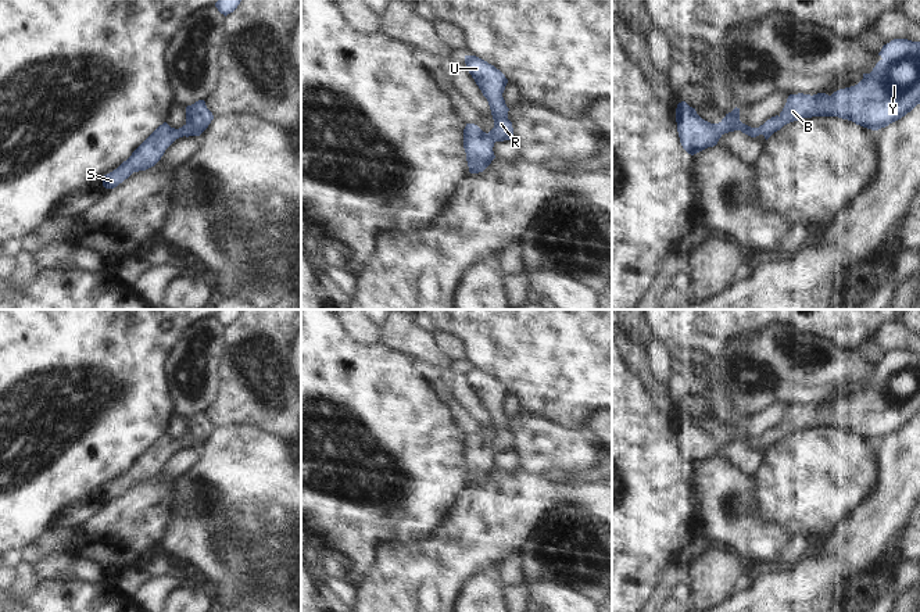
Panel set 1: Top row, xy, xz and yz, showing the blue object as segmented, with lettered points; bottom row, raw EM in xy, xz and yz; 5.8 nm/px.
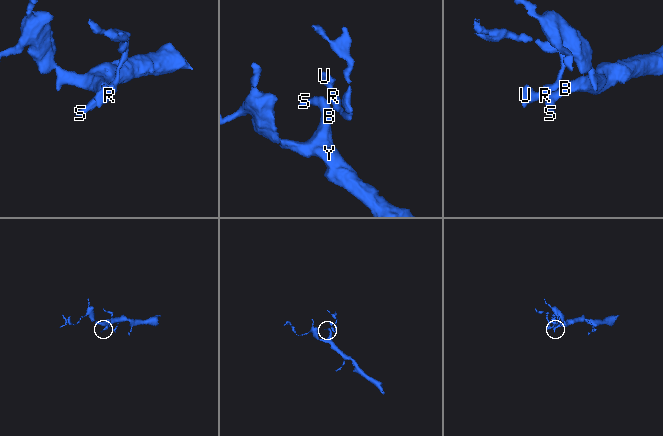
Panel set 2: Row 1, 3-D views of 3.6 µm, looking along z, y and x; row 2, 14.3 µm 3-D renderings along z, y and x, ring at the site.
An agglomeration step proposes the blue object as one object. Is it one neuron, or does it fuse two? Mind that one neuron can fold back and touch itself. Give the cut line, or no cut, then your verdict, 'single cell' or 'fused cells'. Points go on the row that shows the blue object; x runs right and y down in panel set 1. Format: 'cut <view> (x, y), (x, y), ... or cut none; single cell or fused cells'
cut none; single cell

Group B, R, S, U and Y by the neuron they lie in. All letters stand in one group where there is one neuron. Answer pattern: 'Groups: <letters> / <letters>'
Groups: B R S U Y.

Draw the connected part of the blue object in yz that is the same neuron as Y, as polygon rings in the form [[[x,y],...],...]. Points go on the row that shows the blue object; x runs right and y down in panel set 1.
[[[894,39],[878,53],[881,60],[870,74],[851,87],[831,96],[790,94],[783,111],[759,128],[740,121],[740,108],[734,108],[719,124],[702,119],[685,101],[677,104],[676,122],[683,148],[694,155],[717,144],[729,132],[741,130],[767,140],[784,125],[812,117],[838,117],[878,130],[901,119],[920,104],[920,42]]]

